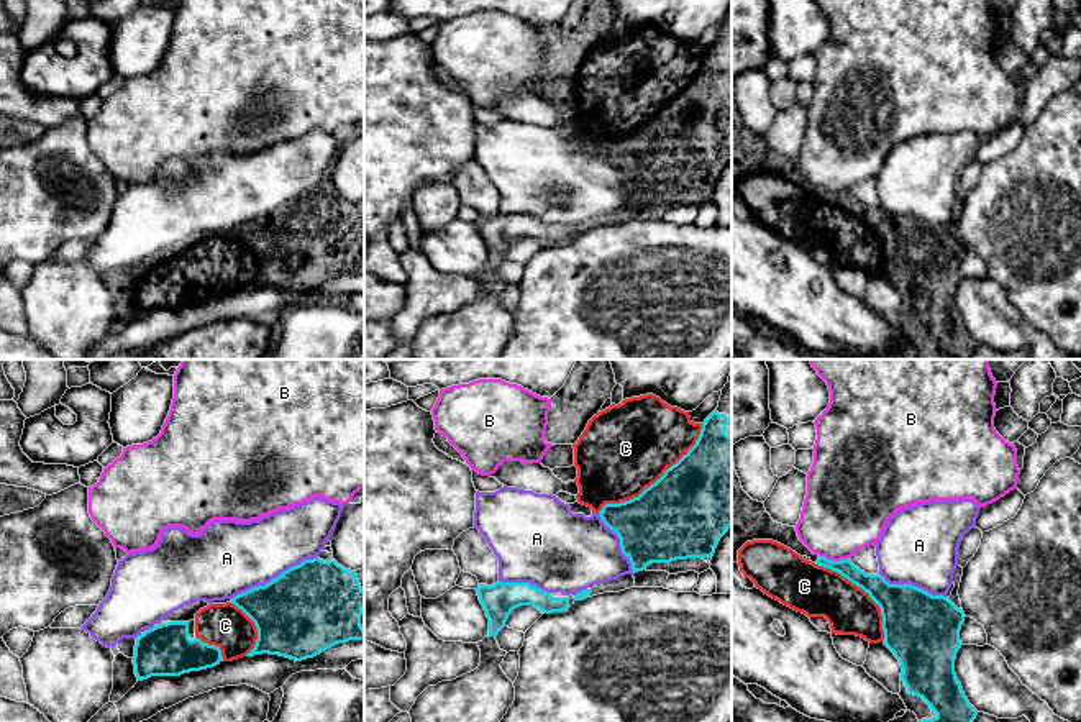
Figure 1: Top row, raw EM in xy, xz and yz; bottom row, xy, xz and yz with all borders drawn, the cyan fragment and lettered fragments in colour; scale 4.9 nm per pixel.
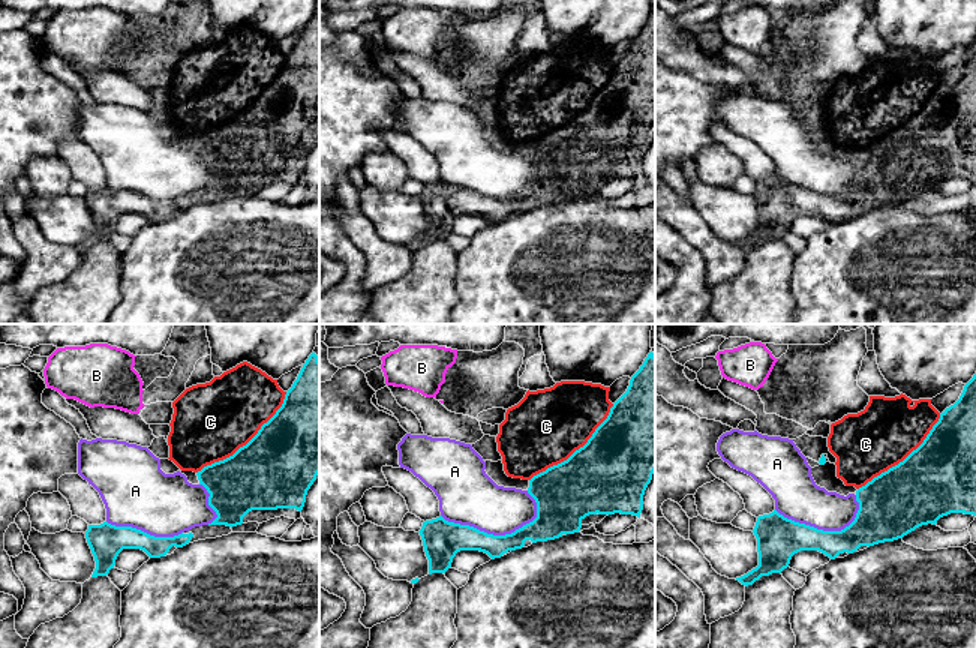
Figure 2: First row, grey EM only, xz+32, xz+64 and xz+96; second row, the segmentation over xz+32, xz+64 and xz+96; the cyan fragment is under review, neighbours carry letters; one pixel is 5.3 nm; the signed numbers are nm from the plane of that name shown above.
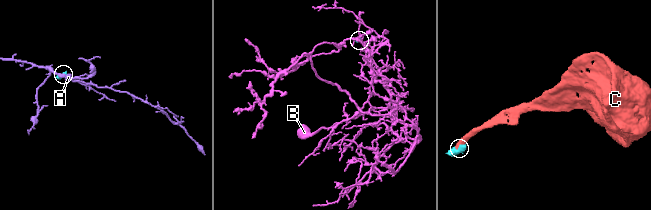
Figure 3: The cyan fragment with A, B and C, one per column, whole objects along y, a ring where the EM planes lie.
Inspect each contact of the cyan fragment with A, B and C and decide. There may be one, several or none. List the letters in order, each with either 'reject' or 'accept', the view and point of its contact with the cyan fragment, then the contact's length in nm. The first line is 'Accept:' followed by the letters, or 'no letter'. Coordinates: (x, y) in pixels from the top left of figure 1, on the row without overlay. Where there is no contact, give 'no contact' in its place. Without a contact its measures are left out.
Accept: C
A: reject | xy (274, 210) | 480 nm
B: reject | yz (834, 194) | 150 nm
C: accept | xz (656, 114) | 700 nm

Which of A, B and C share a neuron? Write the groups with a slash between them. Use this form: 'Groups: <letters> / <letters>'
Groups: A / B / C

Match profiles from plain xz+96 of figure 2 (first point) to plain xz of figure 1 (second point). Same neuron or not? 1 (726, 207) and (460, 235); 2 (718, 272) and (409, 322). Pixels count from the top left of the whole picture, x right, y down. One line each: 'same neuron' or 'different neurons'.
1: same neuron
2: same neuron

